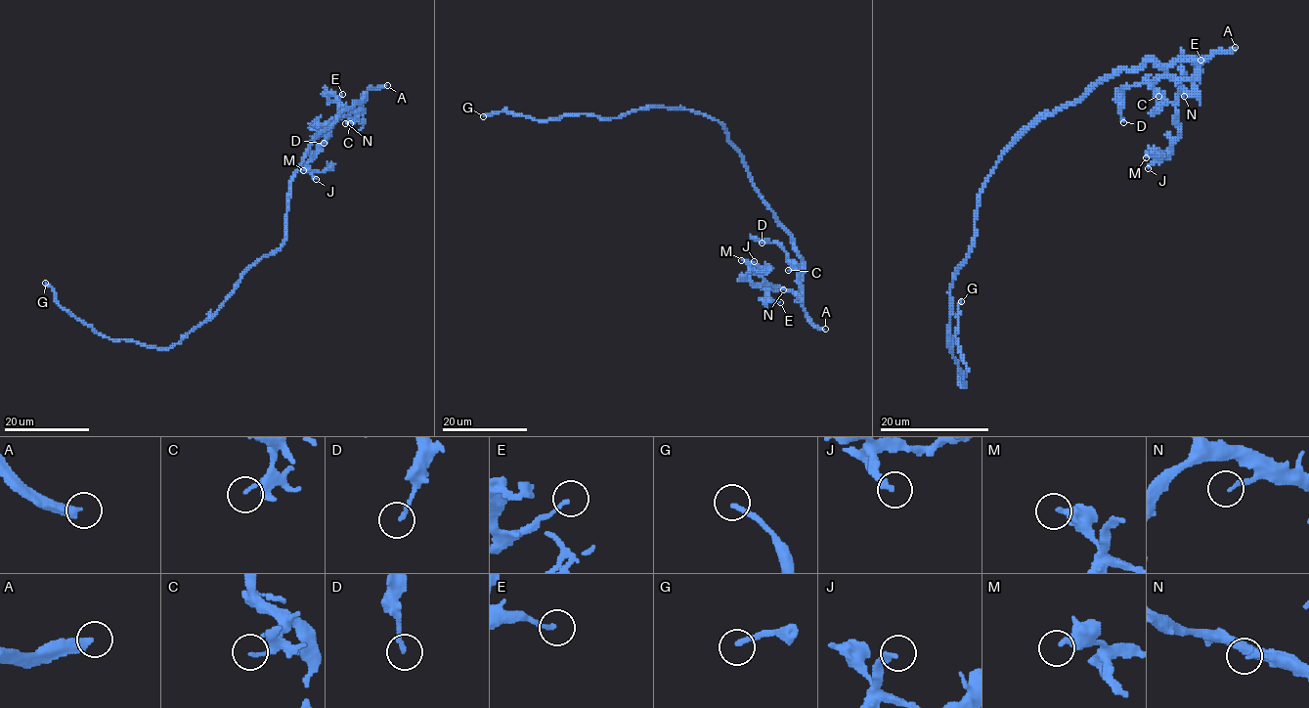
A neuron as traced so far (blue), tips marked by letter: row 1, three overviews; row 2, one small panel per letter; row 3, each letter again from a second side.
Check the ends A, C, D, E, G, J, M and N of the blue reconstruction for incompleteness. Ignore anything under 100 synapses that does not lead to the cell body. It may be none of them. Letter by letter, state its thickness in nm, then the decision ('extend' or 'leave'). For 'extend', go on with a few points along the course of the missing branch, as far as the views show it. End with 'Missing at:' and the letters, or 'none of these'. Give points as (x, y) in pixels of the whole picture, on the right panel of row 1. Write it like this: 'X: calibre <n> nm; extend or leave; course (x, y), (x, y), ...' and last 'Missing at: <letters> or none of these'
A: calibre 360 nm; extend; course (1235, 47), (1242, 44), (1242, 36), (1217, 15), (1161, 5), (1151, 15), (1146, 37), (1159, 71), (1138, 88)
C: calibre 150 nm; leave
D: calibre 170 nm; leave
E: calibre 130 nm; leave
G: calibre 220 nm; leave
J: calibre 200 nm; leave
M: calibre 340 nm; leave
N: calibre 150 nm; leave
Missing at: A

